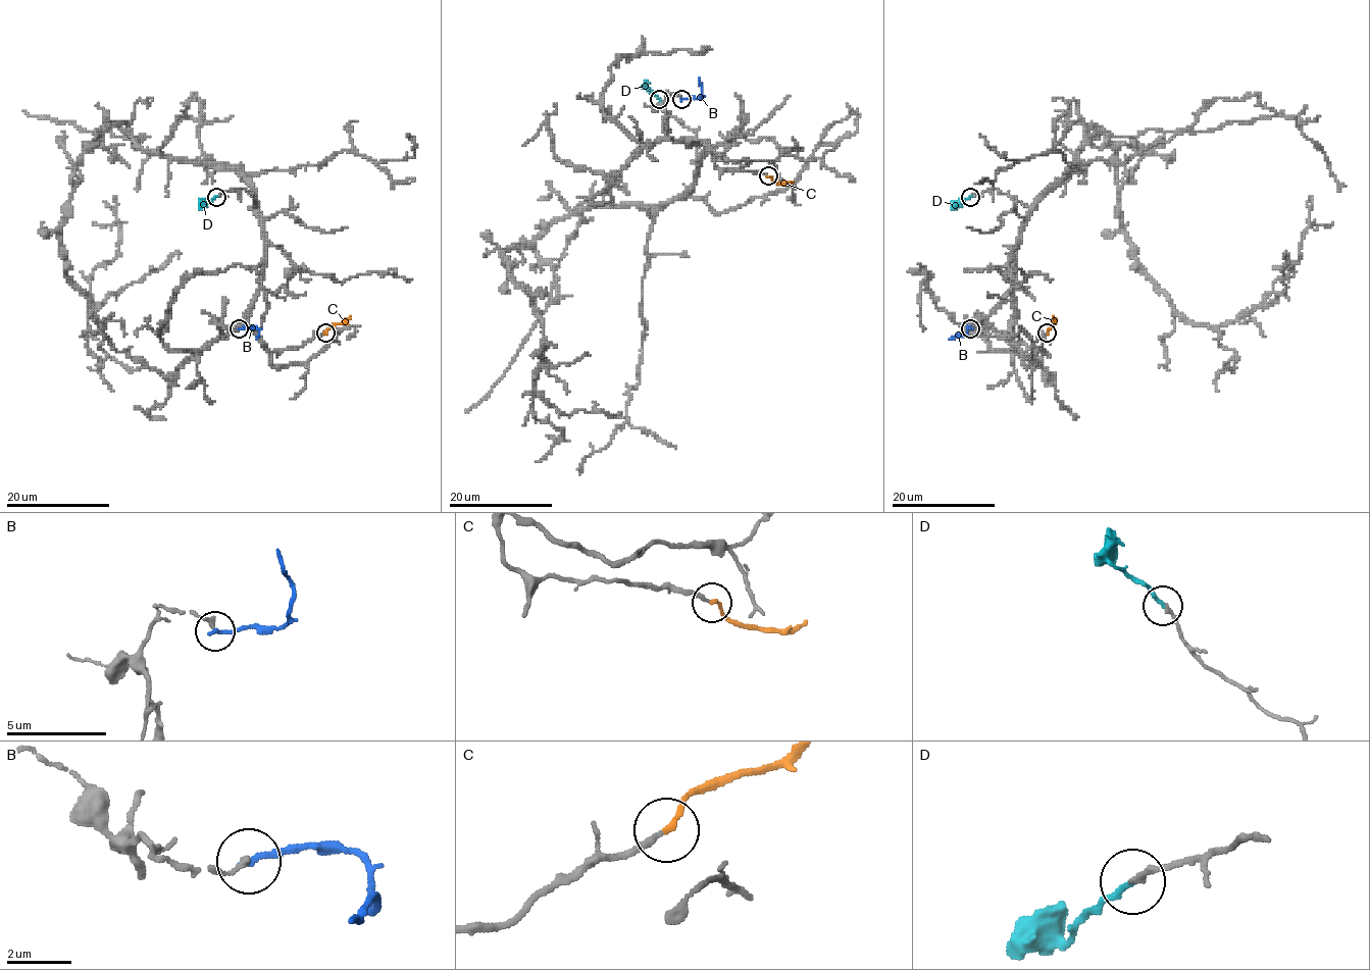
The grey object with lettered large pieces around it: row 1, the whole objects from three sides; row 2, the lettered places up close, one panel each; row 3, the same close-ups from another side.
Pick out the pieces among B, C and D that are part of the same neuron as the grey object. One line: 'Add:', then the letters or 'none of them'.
Add: C, D

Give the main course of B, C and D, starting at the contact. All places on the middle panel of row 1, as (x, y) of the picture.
B: (681, 99), (701, 95), (702, 86), (698, 77)
C: (768, 175), (781, 184), (793, 181)
D: (659, 99), (647, 89), (647, 80)

